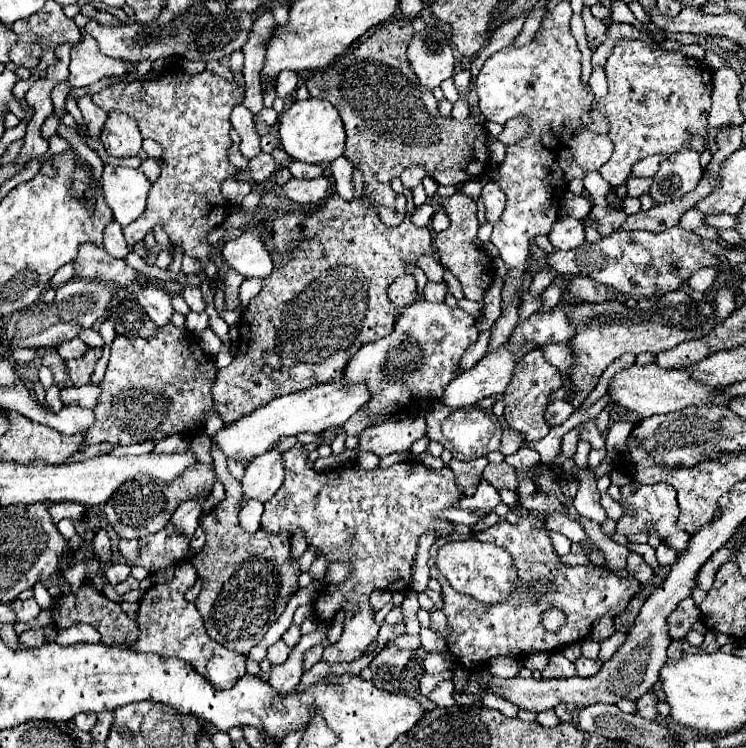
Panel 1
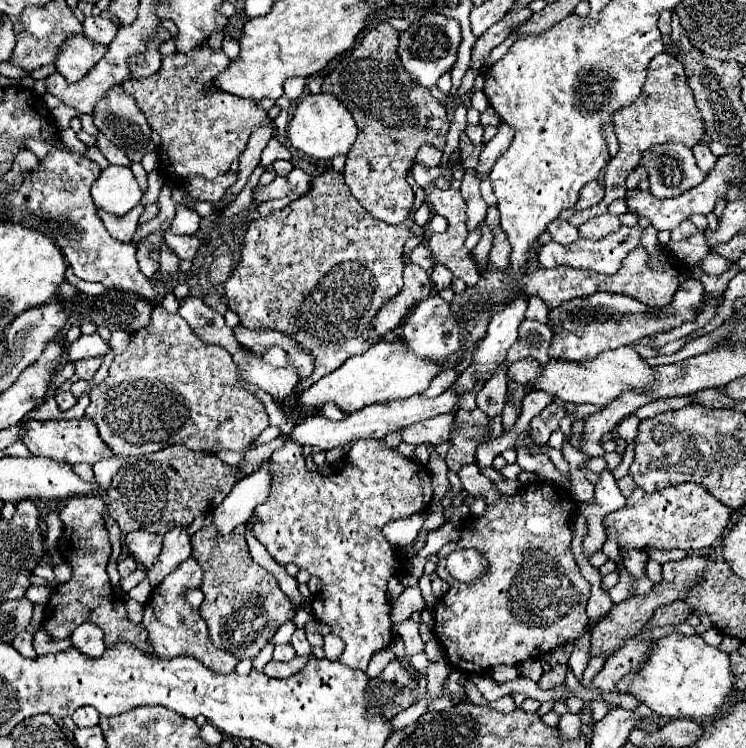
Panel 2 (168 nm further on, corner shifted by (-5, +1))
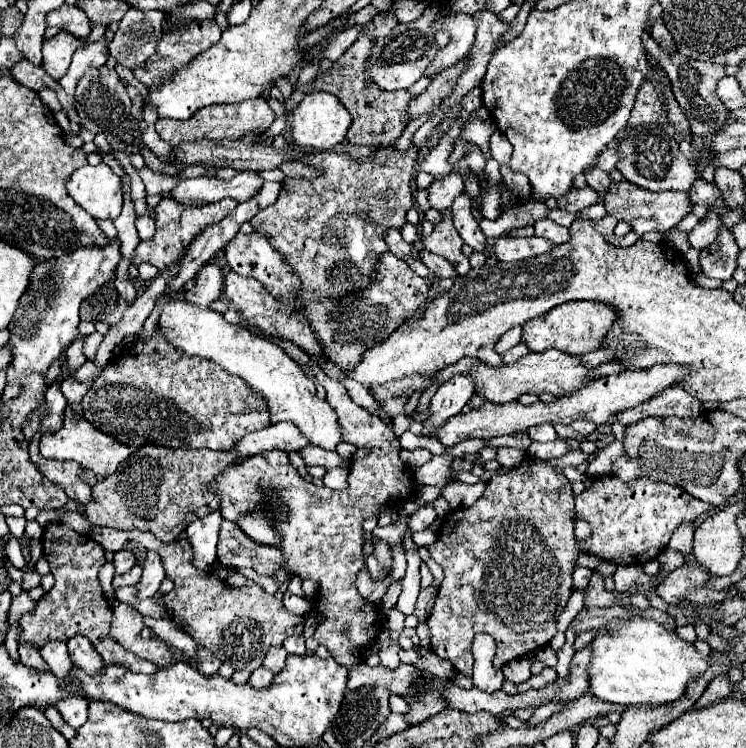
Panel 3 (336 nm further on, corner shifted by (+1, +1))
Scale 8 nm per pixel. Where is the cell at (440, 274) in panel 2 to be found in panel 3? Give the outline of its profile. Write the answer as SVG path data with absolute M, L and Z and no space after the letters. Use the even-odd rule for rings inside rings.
M424 248L418 256L420 256L422 264L424 264L436 278L452 278L452 280L458 278L454 266L452 266L446 258L442 258L442 256L434 254L434 252L428 252L426 248Z

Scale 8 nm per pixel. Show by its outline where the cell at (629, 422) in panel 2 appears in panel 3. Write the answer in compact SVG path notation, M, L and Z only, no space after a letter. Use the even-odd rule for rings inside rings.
M670 386L664 394L658 394L632 410L622 410L616 414L616 420L622 426L630 426L648 416L676 416L676 418L696 418L700 414L700 400L684 392L680 386Z

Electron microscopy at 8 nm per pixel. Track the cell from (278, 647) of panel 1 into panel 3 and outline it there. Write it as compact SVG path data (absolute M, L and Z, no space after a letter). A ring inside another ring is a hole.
M280 646L280 648L270 648L262 666L266 666L268 670L274 670L274 674L278 674L282 668L284 668L284 662L286 662L286 650Z

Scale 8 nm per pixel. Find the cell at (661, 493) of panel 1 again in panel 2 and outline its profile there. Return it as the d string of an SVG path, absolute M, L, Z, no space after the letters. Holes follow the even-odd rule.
M630 476L618 480L618 488L626 498L626 506L606 516L606 522L614 530L614 536L620 546L626 548L660 548L660 550L706 550L722 534L730 522L730 508L718 502L704 486L700 484L678 484L668 486L660 492L646 492L636 486Z

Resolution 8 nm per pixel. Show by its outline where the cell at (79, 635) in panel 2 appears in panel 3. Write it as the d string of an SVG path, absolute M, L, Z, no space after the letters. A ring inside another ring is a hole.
M74 636L68 640L68 654L76 668L84 670L90 676L104 674L104 662L94 650L94 646L86 640L86 636Z

